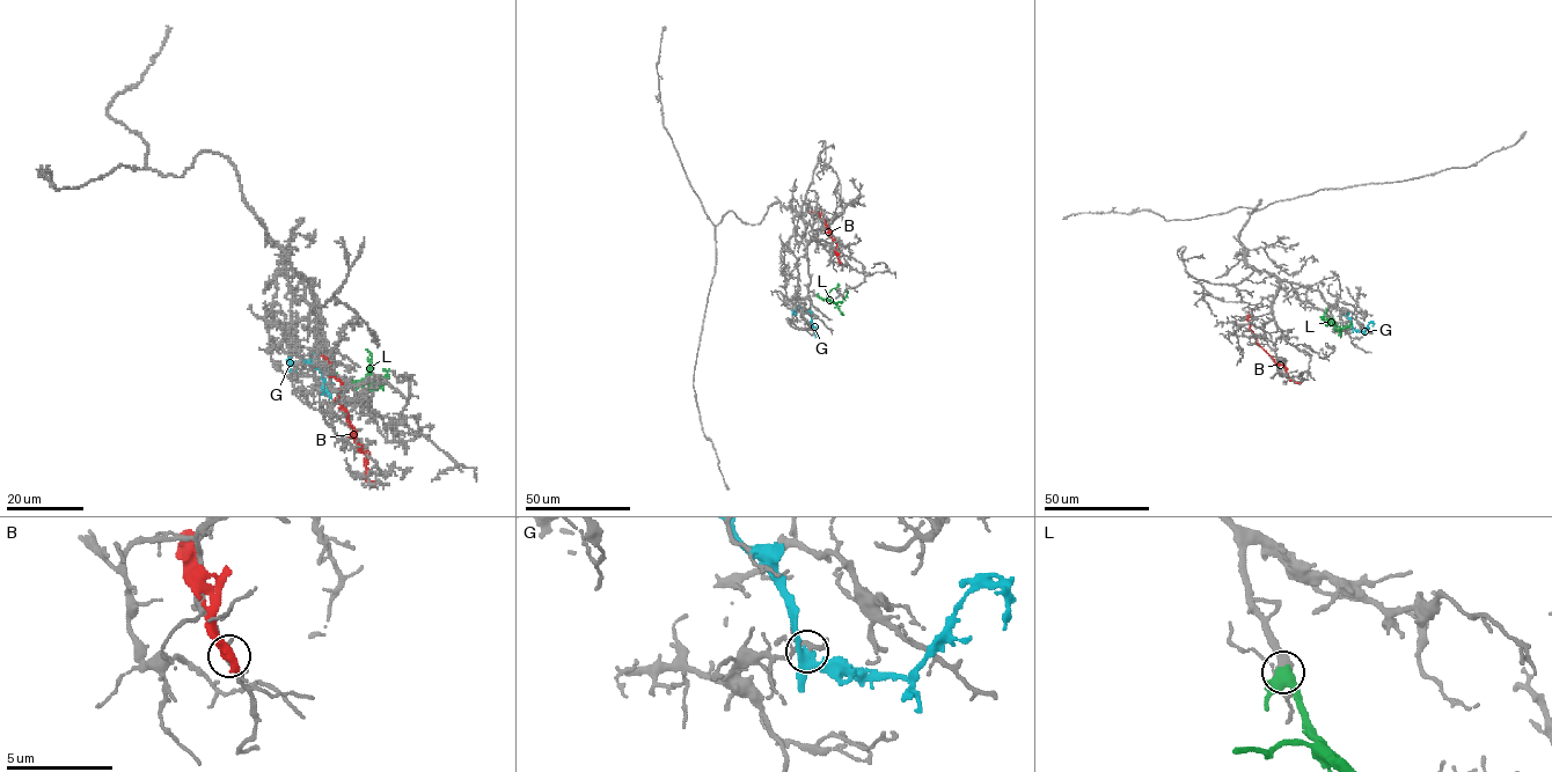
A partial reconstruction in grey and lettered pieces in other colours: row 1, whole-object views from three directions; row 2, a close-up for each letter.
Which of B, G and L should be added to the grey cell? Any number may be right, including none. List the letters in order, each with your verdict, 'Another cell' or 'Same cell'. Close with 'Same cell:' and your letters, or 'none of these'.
B: Another cell
G: Another cell
L: Same cell
Same cell: L

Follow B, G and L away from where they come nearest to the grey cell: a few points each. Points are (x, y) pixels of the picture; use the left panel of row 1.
B: (374, 485), (366, 479), (370, 455), (359, 449), (356, 432), (337, 395), (342, 383), (321, 354)
G: (321, 387), (322, 372), (309, 364), (292, 361), (288, 368), (295, 370)
L: (332, 366), (343, 379), (371, 390), (376, 389), (387, 373), (383, 369)

